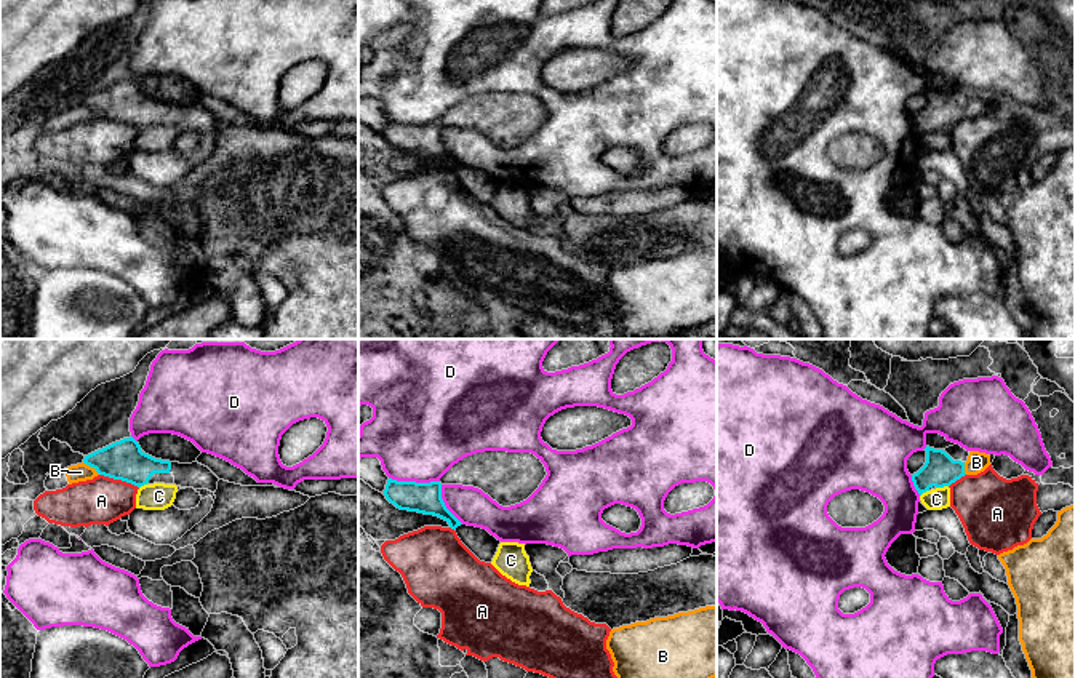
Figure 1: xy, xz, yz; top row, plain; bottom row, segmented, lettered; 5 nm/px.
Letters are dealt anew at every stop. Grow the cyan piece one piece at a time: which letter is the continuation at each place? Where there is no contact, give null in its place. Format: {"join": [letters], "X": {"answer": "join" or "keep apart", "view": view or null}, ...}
{"join": [], "A": {"answer": "keep apart", "view": "xy"}, "B": {"answer": "keep apart", "view": "xy"}, "C": {"answer": "keep apart", "view": "yz"}, "D": {"answer": "keep apart", "view": "xz"}}

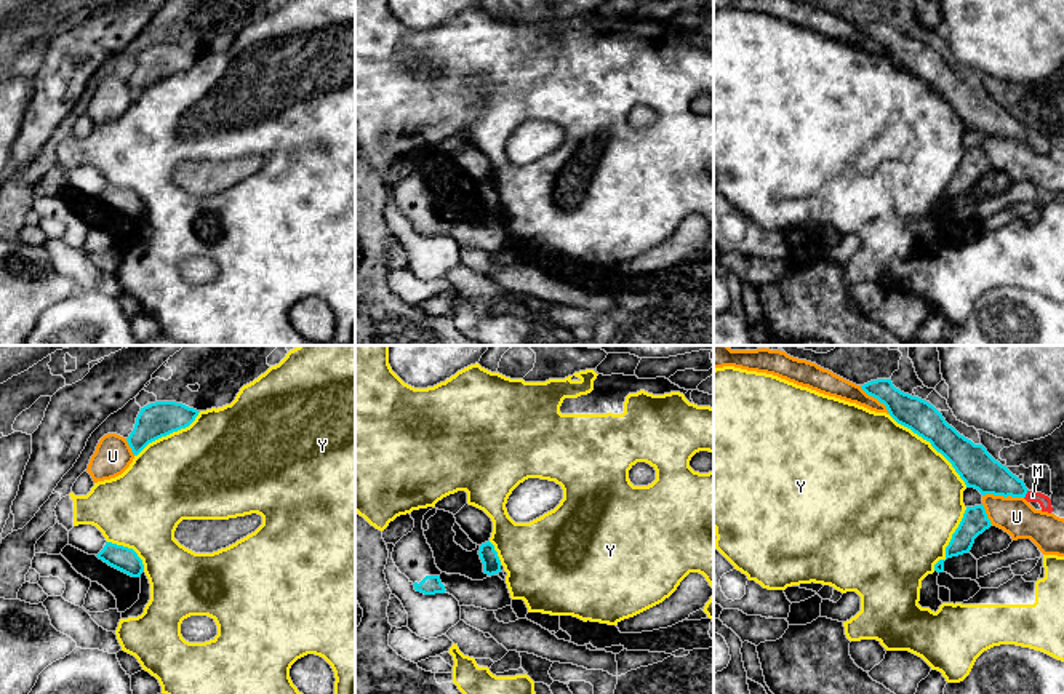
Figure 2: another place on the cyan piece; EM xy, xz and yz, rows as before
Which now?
{"join": [], "M": {"answer": "keep apart", "view": "yz"}, "U": {"answer": "keep apart", "view": "yz"}, "Y": {"answer": "keep apart", "view": "yz"}}

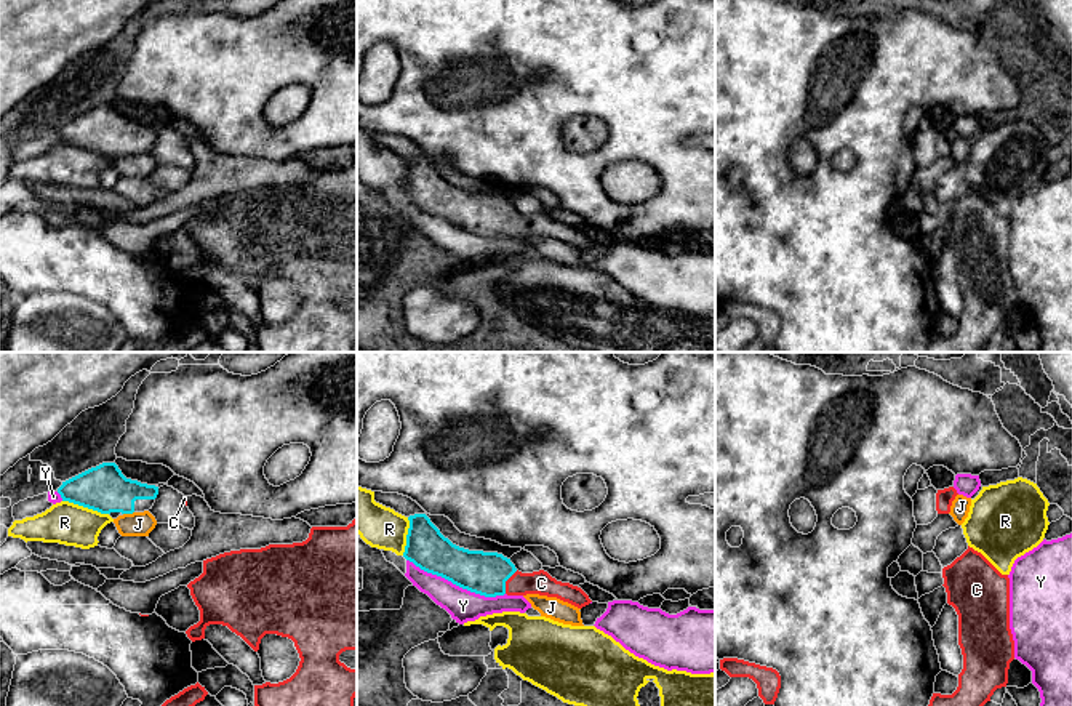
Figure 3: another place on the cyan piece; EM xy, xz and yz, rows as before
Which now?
{"join": ["C"], "C": {"answer": "join", "view": "xz"}, "J": {"answer": "keep apart", "view": "xy"}, "R": {"answer": "keep apart", "view": "xy"}, "Y": {"answer": "keep apart", "view": "xz"}}

